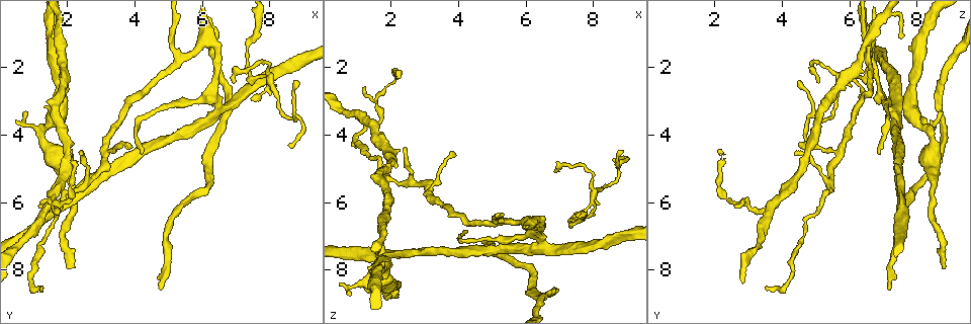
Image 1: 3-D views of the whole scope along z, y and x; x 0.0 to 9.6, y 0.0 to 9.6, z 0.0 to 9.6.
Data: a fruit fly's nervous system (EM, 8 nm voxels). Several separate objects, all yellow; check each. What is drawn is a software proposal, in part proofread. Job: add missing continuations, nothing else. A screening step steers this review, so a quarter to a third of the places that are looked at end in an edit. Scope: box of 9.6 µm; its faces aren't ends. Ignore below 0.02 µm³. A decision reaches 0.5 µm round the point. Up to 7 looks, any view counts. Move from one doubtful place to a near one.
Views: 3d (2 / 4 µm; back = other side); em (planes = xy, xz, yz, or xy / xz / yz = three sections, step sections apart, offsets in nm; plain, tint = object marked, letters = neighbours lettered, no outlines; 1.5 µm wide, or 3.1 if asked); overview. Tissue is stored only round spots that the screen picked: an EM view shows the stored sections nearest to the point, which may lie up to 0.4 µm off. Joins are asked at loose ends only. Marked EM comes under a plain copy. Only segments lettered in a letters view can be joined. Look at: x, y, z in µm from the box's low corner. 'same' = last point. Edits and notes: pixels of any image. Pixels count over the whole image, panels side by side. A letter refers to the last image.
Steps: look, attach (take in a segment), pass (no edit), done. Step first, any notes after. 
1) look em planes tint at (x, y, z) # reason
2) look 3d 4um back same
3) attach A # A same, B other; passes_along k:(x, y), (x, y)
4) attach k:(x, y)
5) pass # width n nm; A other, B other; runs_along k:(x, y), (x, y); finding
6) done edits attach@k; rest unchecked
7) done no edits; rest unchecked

look em xy step 8 letters at (4.75, 8.55, 7.25) # end of a long branch

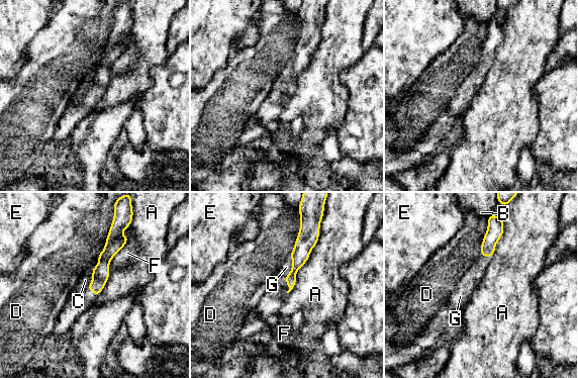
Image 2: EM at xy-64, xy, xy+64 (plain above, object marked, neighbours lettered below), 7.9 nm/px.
attach G # longest_contact A 600 nm; A other, B other, C other, D other, E other, F other, G same; passes_along 2:(306, 240), (292, 267), (286, 267); the neuron continues

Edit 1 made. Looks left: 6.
look em planes tint at (1.25, 8.50, 3.45) # long arm stops here

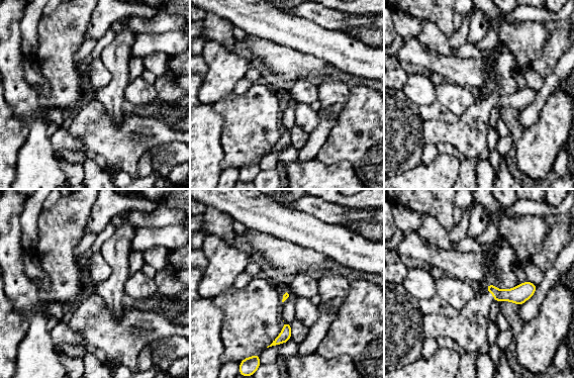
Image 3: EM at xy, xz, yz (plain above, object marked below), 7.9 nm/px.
look em planes letters same # what lies round it

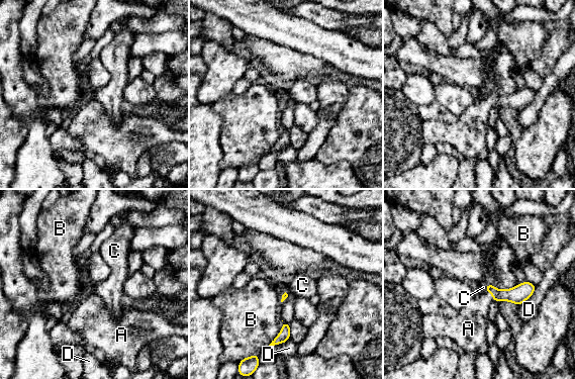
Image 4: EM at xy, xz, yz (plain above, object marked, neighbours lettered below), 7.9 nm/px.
attach A # A same, B other, C other, D other; the neuron continues

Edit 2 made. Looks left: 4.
look overview # redraw

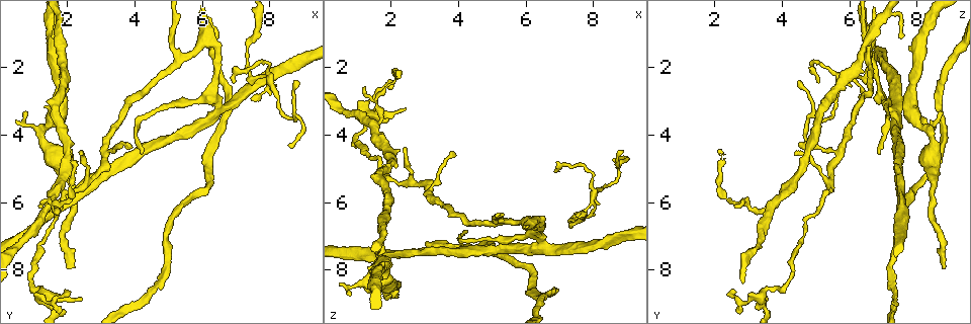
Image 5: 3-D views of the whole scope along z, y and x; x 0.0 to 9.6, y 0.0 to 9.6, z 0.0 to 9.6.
look em planes letters at (0.85, 3.35, 8.80) # thin end

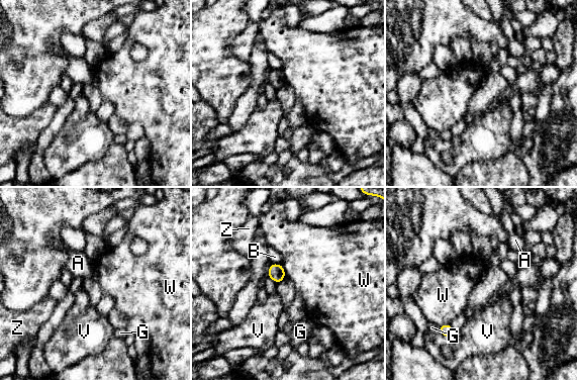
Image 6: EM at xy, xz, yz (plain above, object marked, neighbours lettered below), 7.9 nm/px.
pass # A other, B other, G other, V other, W other, Z other; border 6:(280, 264), (285, 276); no lettered segment goes on from it

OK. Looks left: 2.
done edits attach@2, attach@4; rest unchecked

